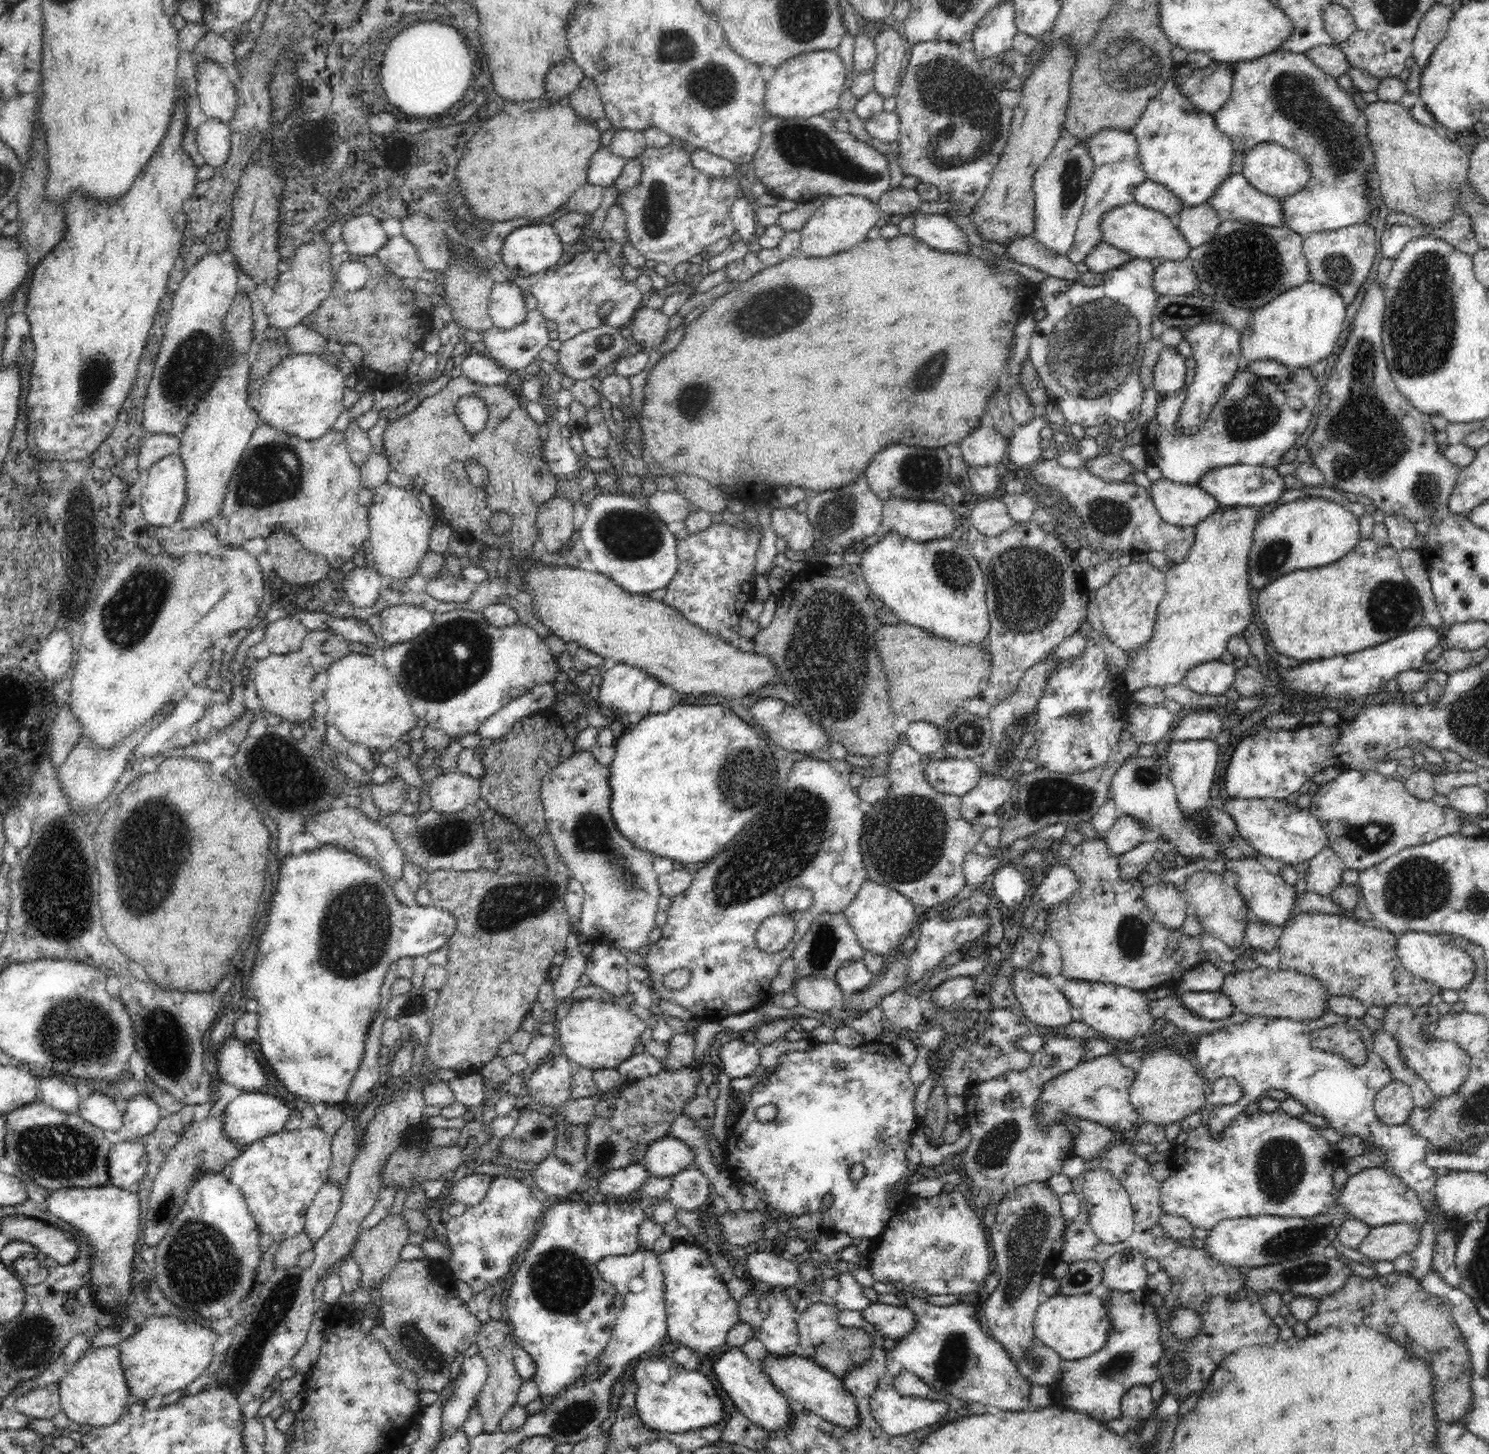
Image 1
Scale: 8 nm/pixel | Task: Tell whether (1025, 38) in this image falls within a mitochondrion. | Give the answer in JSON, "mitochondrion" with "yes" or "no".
{"mitochondrion":"no"}

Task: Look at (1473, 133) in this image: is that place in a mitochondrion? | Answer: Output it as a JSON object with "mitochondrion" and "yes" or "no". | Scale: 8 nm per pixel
{"mitochondrion":"no"}

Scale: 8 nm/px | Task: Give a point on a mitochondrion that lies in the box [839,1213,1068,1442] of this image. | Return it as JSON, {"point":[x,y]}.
{"point":[955,1352]}

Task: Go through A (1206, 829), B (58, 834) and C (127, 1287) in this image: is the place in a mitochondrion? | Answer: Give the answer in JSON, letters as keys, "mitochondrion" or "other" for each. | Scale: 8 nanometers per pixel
{"A":"mitochondrion","B":"mitochondrion","C":"other"}

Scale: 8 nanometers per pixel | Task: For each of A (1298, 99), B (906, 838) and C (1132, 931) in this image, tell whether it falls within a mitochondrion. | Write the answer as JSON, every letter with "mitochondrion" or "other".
{"A":"mitochondrion","B":"mitochondrion","C":"mitochondrion"}

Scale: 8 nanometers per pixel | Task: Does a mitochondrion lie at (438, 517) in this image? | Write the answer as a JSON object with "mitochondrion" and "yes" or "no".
{"mitochondrion":"no"}

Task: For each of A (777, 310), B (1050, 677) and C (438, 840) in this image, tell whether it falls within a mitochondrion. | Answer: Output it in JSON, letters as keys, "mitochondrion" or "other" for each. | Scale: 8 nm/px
{"A":"mitochondrion","B":"other","C":"mitochondrion"}

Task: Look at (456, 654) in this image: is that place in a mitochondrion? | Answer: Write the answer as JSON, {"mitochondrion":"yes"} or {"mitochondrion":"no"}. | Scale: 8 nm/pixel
{"mitochondrion":"yes"}

